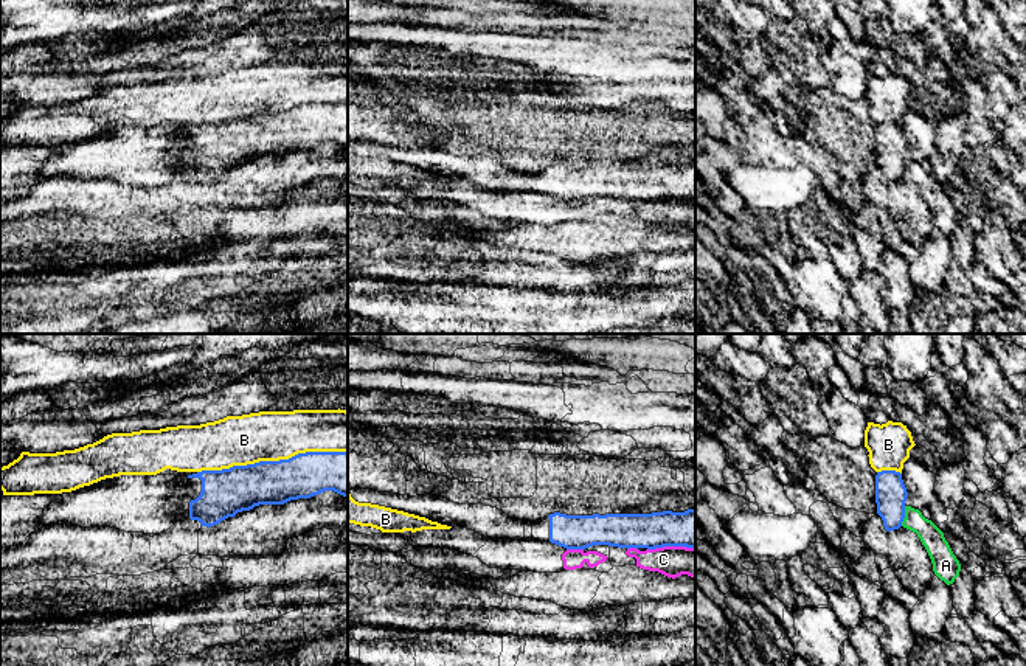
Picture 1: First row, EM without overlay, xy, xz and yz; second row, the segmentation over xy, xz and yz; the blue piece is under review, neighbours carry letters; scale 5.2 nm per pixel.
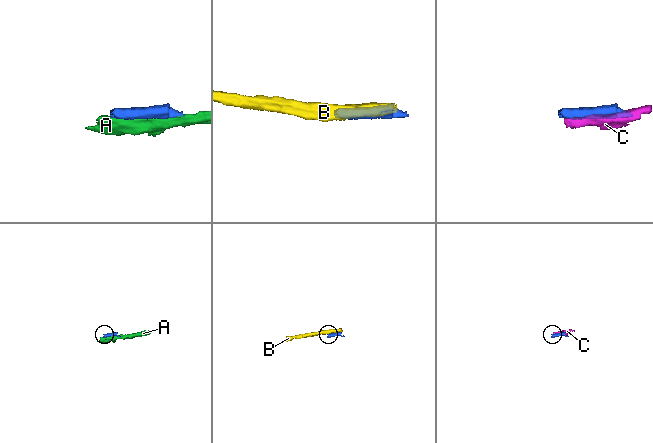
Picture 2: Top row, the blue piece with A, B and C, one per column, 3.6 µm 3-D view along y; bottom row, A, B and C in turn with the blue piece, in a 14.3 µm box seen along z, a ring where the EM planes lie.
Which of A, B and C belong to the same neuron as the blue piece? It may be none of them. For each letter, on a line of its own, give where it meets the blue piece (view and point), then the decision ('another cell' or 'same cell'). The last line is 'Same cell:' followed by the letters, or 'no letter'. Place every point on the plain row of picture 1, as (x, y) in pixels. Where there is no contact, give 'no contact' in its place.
A: contact yz (904, 168); another cell
B: contact xy (272, 114); another cell
C: contact xz (671, 197); another cell
Same cell: no letter

